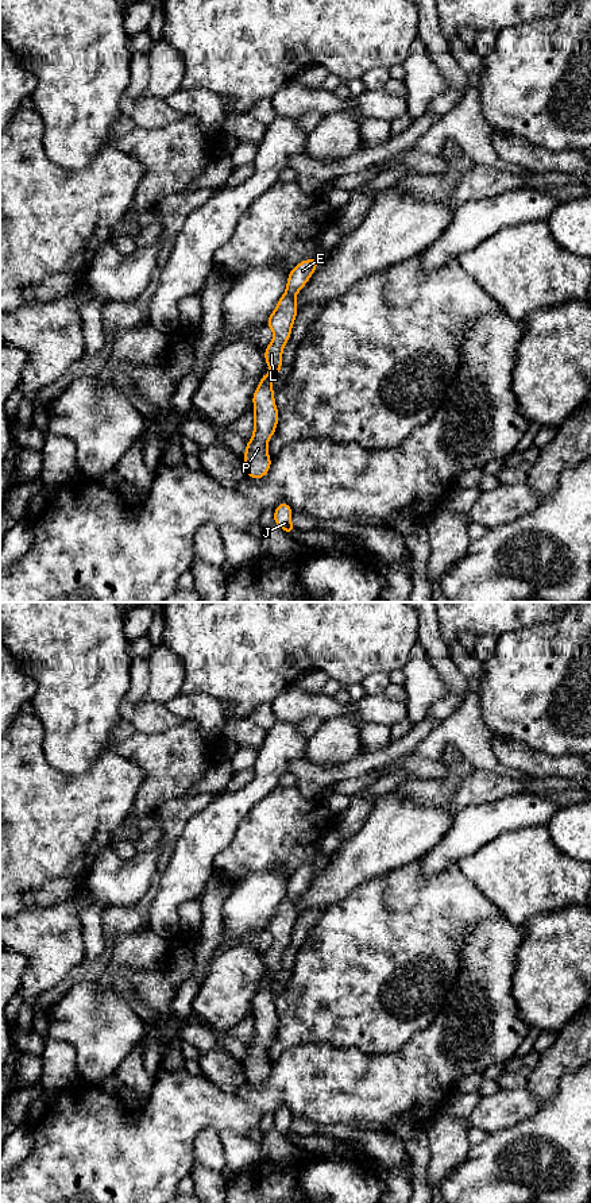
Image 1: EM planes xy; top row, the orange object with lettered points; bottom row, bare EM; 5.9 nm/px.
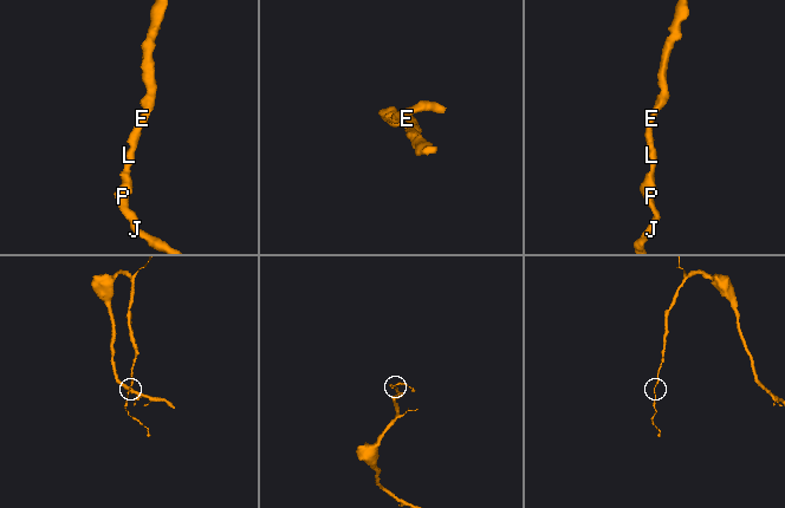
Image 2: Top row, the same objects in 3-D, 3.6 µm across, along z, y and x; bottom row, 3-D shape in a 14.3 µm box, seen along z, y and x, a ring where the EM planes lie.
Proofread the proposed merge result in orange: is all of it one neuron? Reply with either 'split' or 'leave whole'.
leave whole

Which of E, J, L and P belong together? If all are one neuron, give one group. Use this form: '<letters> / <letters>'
E J L P

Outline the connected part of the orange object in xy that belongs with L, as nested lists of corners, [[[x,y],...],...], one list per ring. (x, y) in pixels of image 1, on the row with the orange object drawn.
[[[305,259],[289,273],[286,292],[266,321],[274,332],[271,343],[264,350],[264,359],[271,371],[262,375],[252,396],[254,432],[246,444],[243,459],[247,475],[254,479],[264,477],[271,467],[267,443],[277,429],[279,415],[274,401],[275,390],[270,385],[273,377],[282,369],[283,347],[291,335],[291,327],[300,309],[296,304],[296,296],[312,277],[318,262],[320,259]]]

